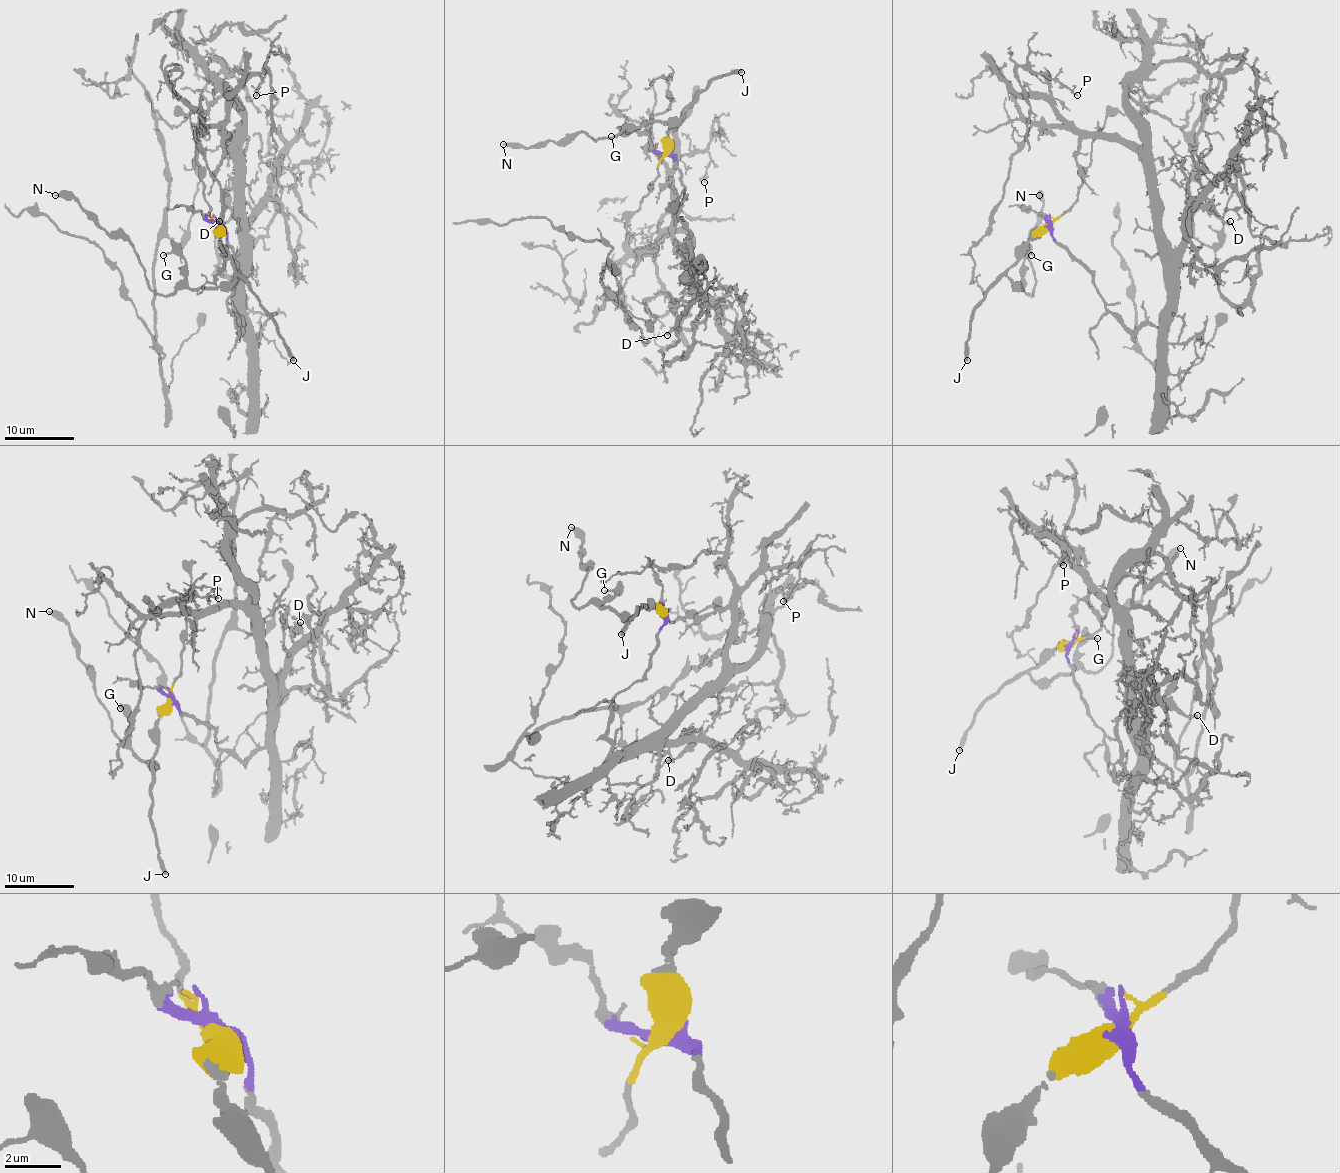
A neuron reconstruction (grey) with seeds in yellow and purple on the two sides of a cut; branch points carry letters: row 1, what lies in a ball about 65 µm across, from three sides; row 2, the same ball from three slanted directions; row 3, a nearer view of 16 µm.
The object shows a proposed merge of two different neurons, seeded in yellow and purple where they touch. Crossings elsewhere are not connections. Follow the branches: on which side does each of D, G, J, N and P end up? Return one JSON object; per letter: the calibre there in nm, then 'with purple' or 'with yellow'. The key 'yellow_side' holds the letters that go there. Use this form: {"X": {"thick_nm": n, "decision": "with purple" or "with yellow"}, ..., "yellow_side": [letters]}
{"D": {"thick_nm": 320, "decision": "with purple"}, "G": {"thick_nm": 130, "decision": "with yellow"}, "J": {"thick_nm": 400, "decision": "with yellow"}, "N": {"thick_nm": 340, "decision": "with yellow"}, "P": {"thick_nm": 130, "decision": "with purple"}, "yellow_side": ["G", "J", "N"]}

